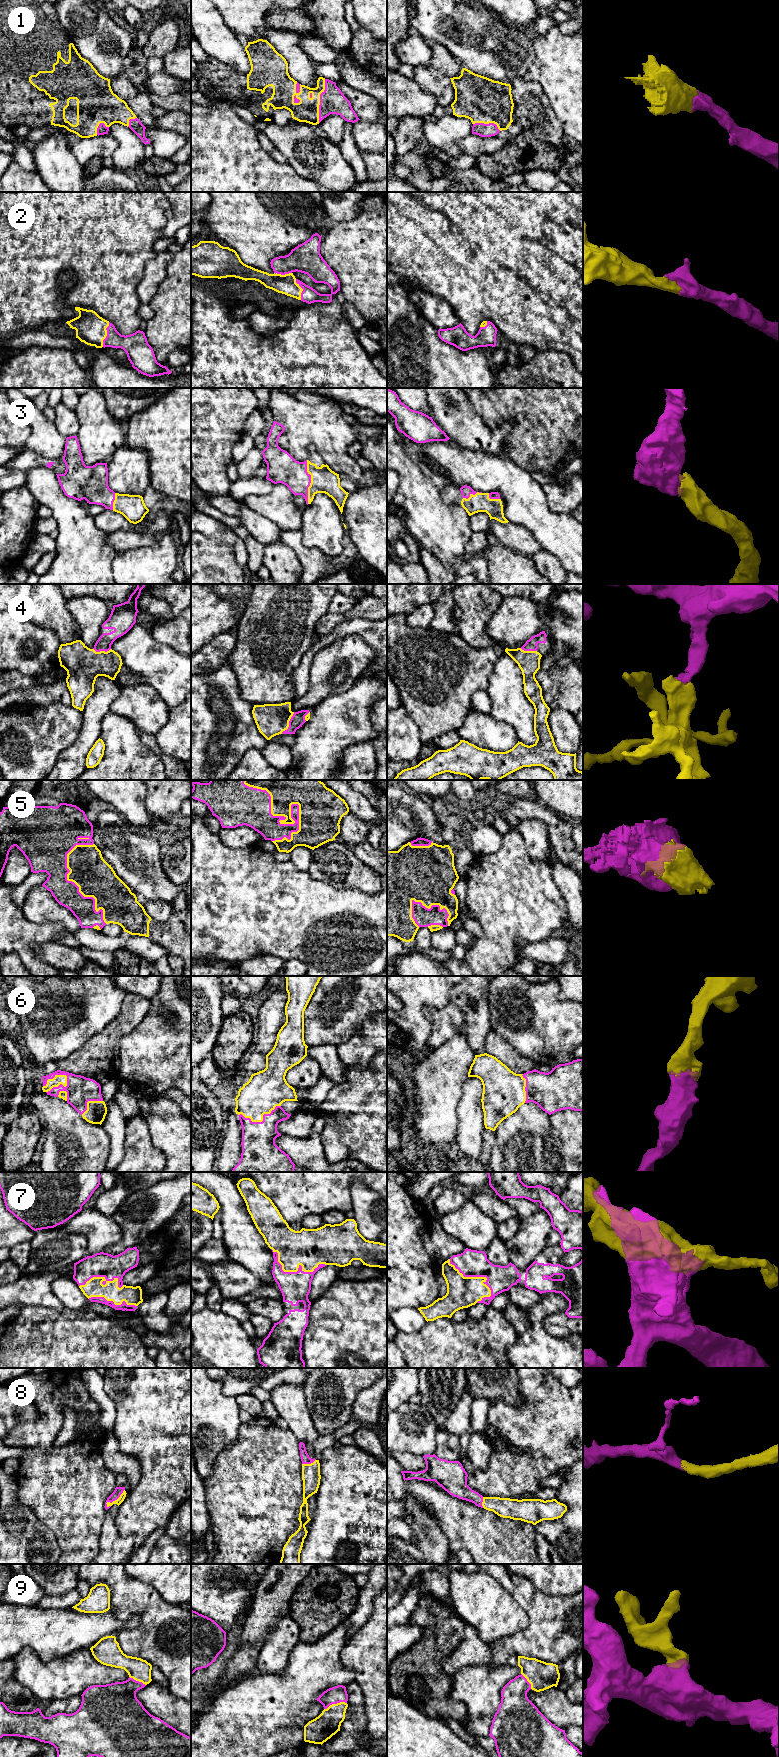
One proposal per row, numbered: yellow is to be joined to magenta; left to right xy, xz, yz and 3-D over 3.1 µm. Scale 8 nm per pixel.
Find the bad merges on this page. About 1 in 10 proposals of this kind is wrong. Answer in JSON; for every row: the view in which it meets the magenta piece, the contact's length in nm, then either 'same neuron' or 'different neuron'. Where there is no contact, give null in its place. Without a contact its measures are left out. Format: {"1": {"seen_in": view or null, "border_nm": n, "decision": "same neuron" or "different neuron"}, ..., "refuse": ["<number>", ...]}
{"1": {"seen_in": "xz", "border_nm": 360, "decision": "same neuron"}, "2": {"seen_in": "xy", "border_nm": 200, "decision": "same neuron"}, "3": {"seen_in": "xz", "border_nm": 360, "decision": "same neuron"}, "4": {"seen_in": "xz", "border_nm": 200, "decision": "same neuron"}, "5": {"seen_in": "xz", "border_nm": 600, "decision": "same neuron"}, "6": {"seen_in": "xy", "border_nm": 220, "decision": "same neuron"}, "7": {"seen_in": "yz", "border_nm": 460, "decision": "same neuron"}, "8": {"seen_in": "xy", "border_nm": 200, "decision": "same neuron"}, "9": {"seen_in": "xz", "border_nm": 190, "decision": "same neuron"}, "refuse": []}

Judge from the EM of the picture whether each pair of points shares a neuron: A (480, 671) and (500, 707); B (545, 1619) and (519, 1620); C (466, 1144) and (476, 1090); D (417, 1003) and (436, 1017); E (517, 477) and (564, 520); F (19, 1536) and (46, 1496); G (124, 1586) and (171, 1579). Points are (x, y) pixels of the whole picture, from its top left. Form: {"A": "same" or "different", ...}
{"A": "different", "B": "different", "C": "same", "D": "different", "E": "same", "F": "different", "G": "different"}

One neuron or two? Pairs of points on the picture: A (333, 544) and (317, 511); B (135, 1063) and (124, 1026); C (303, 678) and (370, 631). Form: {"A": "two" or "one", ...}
{"A": "one", "B": "two", "C": "one"}

